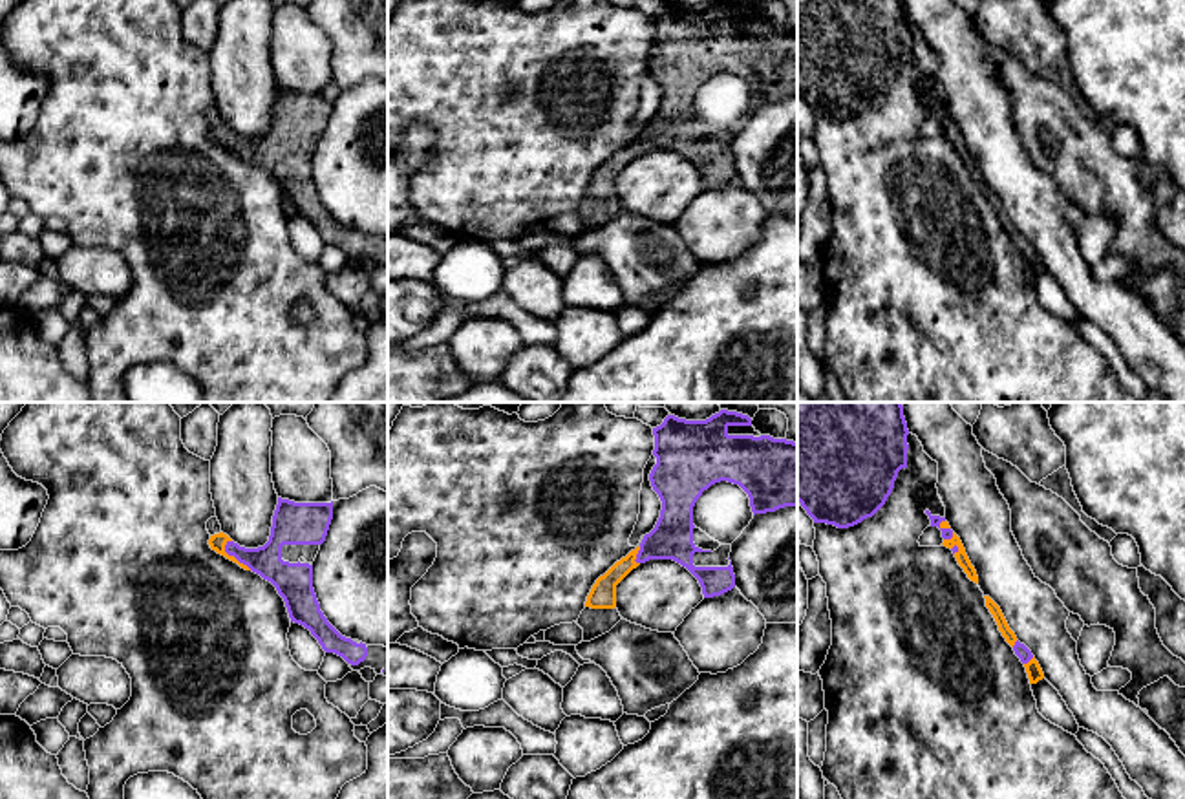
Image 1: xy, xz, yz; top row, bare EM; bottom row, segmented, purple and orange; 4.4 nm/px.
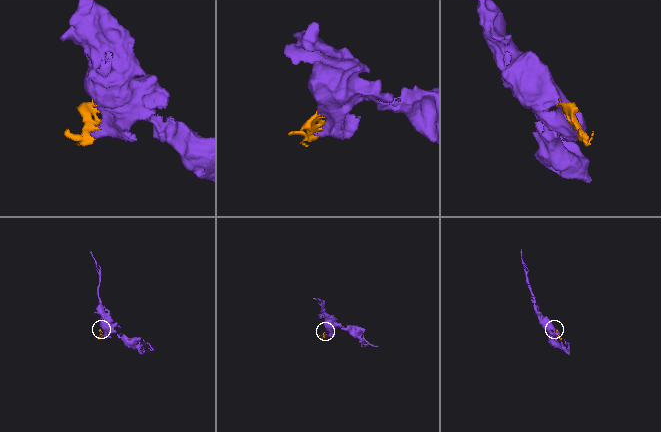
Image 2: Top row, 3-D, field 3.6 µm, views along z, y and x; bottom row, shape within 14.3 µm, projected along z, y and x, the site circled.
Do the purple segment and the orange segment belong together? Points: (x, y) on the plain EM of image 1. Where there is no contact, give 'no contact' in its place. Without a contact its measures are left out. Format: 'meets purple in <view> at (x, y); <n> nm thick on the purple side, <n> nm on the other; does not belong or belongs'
meets purple in xy at (233, 145); 130 nm thick on the purple side, 70 nm on the other; belongs

